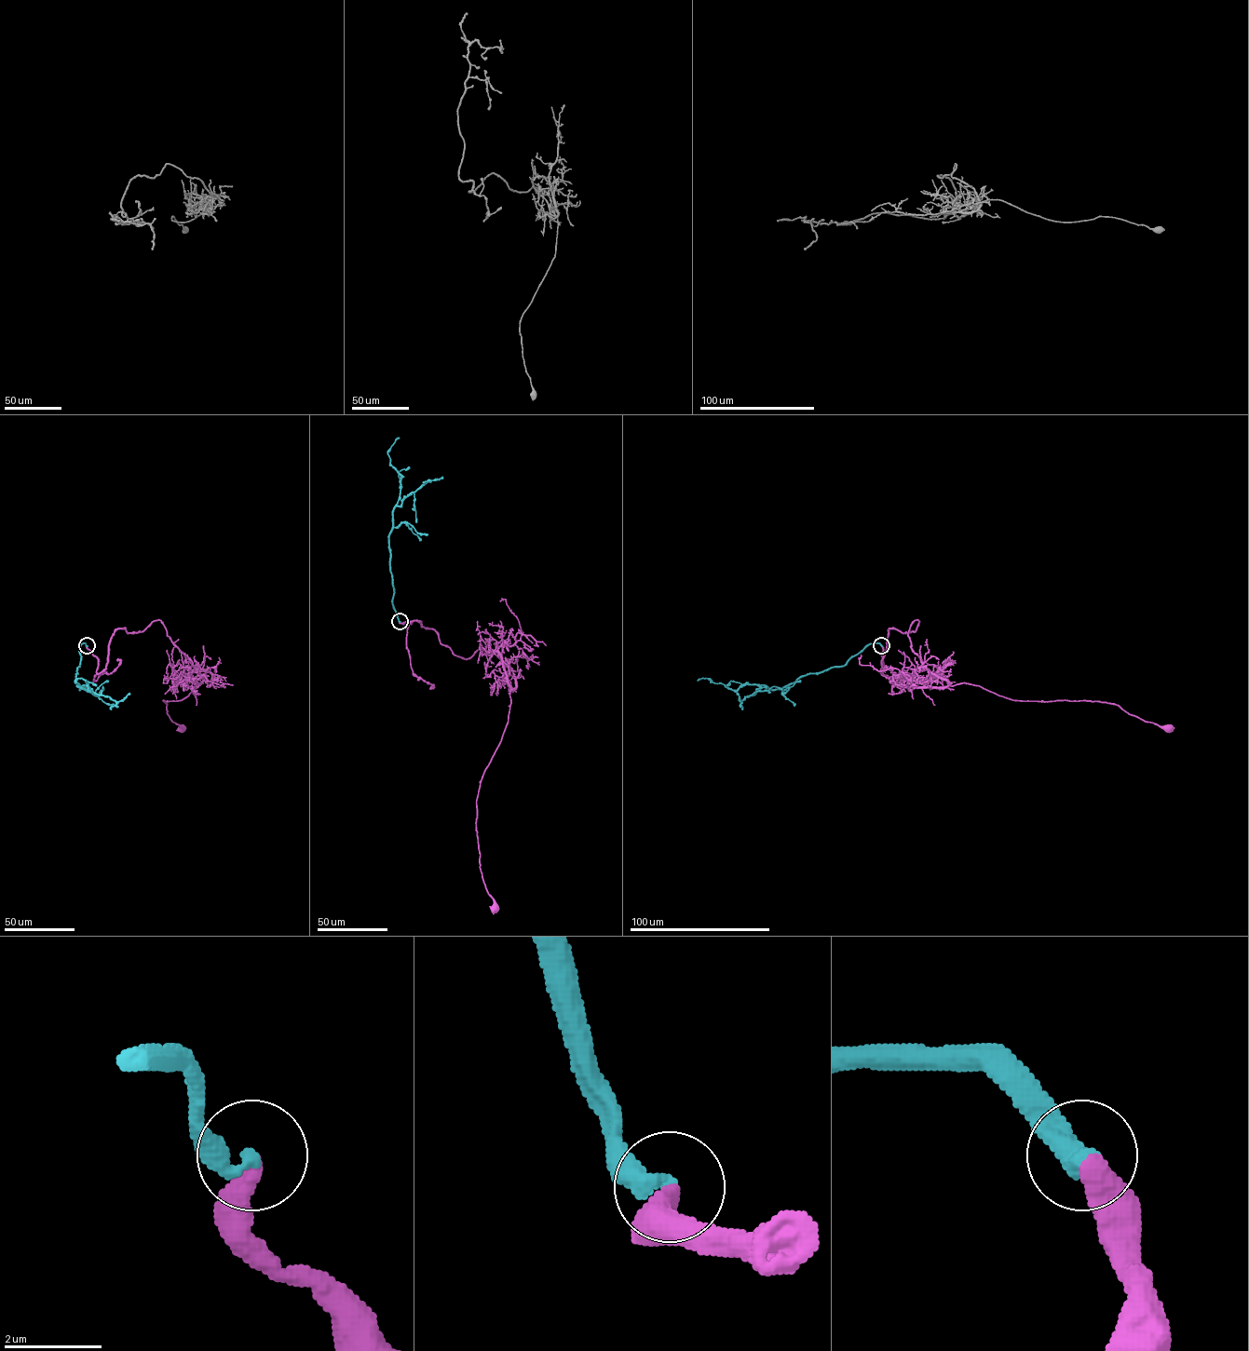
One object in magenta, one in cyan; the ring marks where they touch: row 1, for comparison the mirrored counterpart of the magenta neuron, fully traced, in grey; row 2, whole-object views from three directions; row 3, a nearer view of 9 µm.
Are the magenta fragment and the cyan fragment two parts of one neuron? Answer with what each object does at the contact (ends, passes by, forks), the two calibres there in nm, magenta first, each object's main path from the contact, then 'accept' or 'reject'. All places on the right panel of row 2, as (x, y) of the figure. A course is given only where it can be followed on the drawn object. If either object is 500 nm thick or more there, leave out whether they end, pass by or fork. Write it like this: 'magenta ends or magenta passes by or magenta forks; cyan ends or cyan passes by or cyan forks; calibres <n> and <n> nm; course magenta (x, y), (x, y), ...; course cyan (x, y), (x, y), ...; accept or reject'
magenta ends; cyan ends; calibres 420 and 380 nm; course magenta (882, 645), (881, 673), (889, 628), (915, 631), (918, 620), (911, 648), (950, 686), (1113, 703), (1168, 729); course cyan (882, 645), (867, 645), (844, 666), (801, 676), (774, 689), (748, 683), (732, 690), (706, 678), (698, 681); accept

